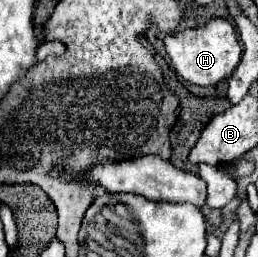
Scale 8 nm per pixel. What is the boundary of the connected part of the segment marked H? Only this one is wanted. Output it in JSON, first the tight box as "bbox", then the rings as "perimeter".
{"bbox":[162,17,242,87],"perimeter":[[[214,17],[206,25],[168,35],[162,39],[162,43],[166,47],[166,53],[170,55],[170,61],[176,69],[176,73],[180,77],[184,77],[186,81],[190,81],[194,85],[202,85],[202,87],[218,85],[220,81],[228,79],[234,73],[236,65],[240,63],[240,55],[242,55],[242,47],[238,43],[236,29],[230,25],[230,21],[226,21],[222,17]]]}

